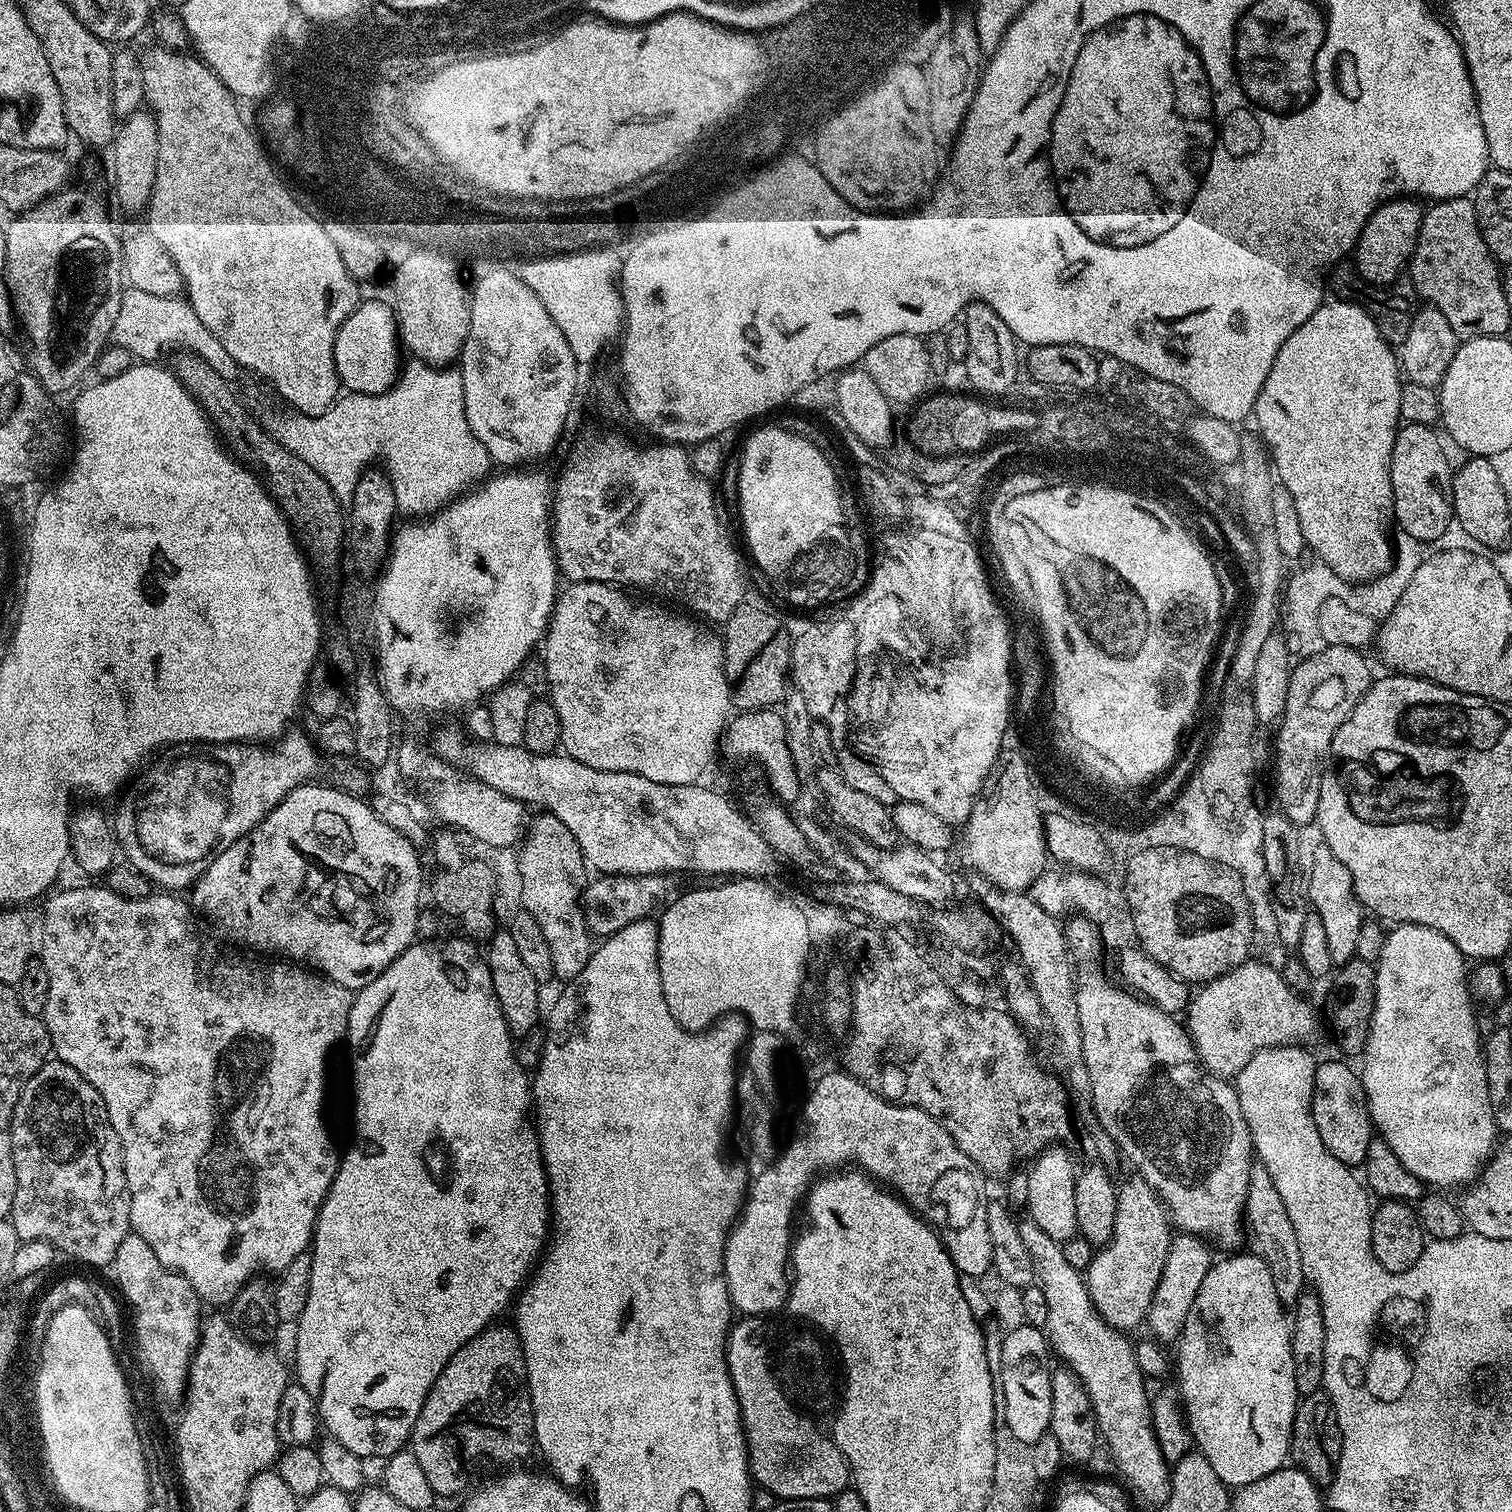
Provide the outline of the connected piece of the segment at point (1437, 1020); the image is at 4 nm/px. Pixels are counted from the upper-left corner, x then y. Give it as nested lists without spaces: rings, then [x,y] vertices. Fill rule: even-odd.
[[[1397,924],[1389,931],[1384,938],[1382,954],[1378,961],[1381,968],[1392,968],[1388,973],[1382,970],[1375,973],[1376,1003],[1373,1006],[1372,1024],[1369,1026],[1367,1046],[1362,1053],[1362,1066],[1360,1065],[1360,1077],[1363,1082],[1364,1093],[1367,1094],[1368,1111],[1372,1116],[1372,1123],[1379,1139],[1385,1140],[1390,1150],[1396,1154],[1398,1160],[1406,1171],[1423,1181],[1425,1185],[1440,1189],[1454,1188],[1456,1186],[1465,1187],[1473,1183],[1480,1175],[1485,1164],[1488,1163],[1497,1147],[1496,1136],[1498,1129],[1492,1117],[1492,1103],[1488,1097],[1488,1083],[1486,1082],[1486,1066],[1484,1064],[1482,1032],[1476,1025],[1476,1012],[1472,1009],[1474,996],[1470,991],[1470,976],[1464,969],[1466,957],[1463,956],[1458,948],[1438,930],[1430,926],[1421,924]],[[1396,968],[1412,968],[1412,981],[1408,984],[1408,976],[1404,972],[1399,972]]]

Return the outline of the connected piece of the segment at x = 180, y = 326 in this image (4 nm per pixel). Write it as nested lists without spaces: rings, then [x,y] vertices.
[[[127,287],[119,306],[118,317],[115,318],[114,330],[110,340],[113,345],[128,349],[141,361],[152,362],[162,349],[170,346],[190,348],[198,358],[214,368],[222,378],[229,382],[235,381],[240,374],[239,364],[233,361],[230,354],[223,348],[222,342],[210,333],[203,325],[198,314],[194,313],[191,304],[179,297],[159,298],[156,294],[147,294],[144,290]]]

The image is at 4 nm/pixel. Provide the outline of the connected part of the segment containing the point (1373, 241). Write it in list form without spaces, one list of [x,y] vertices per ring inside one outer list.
[[[1393,198],[1374,210],[1354,249],[1354,267],[1363,280],[1388,286],[1391,280],[1399,278],[1403,268],[1405,271],[1409,267],[1425,213],[1425,209],[1416,204],[1419,203],[1412,198]]]

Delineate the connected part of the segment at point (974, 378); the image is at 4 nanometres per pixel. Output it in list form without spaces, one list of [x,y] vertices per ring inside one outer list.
[[[984,303],[968,304],[962,314],[967,330],[967,358],[962,368],[969,384],[979,395],[996,398],[1006,393],[1016,382],[1018,374],[1018,341],[1009,327]]]

